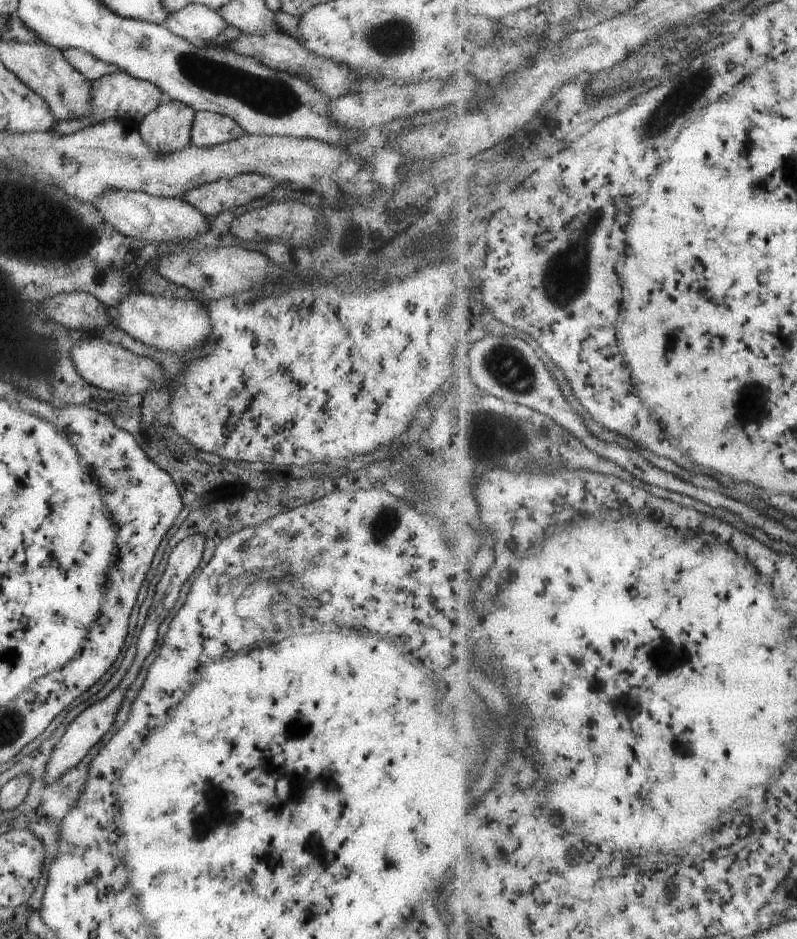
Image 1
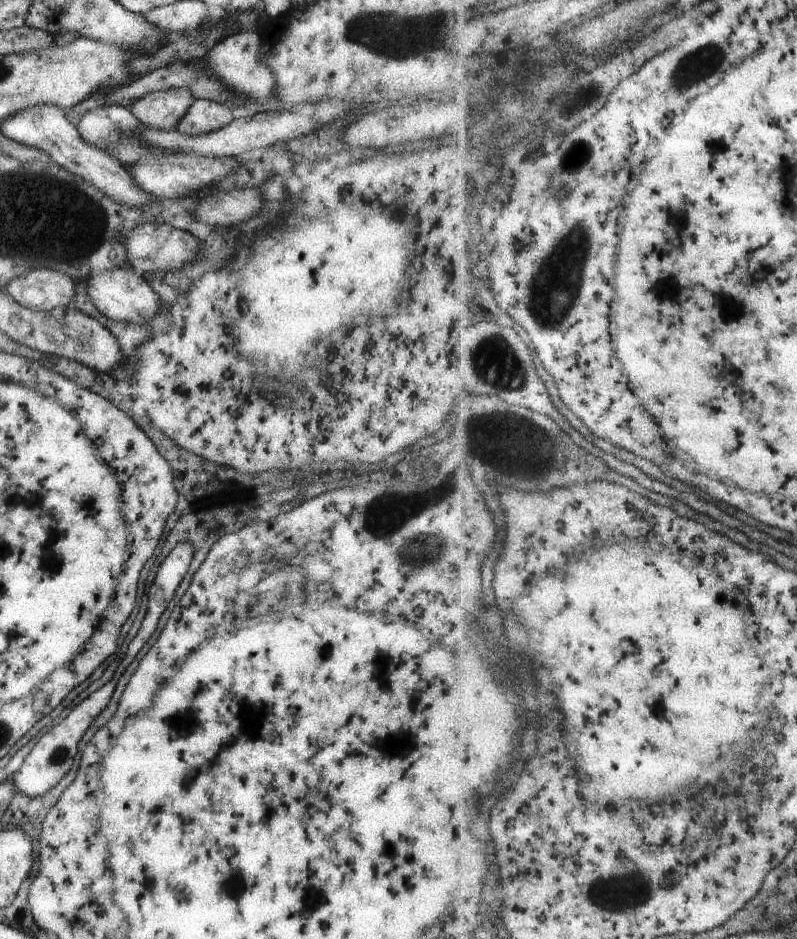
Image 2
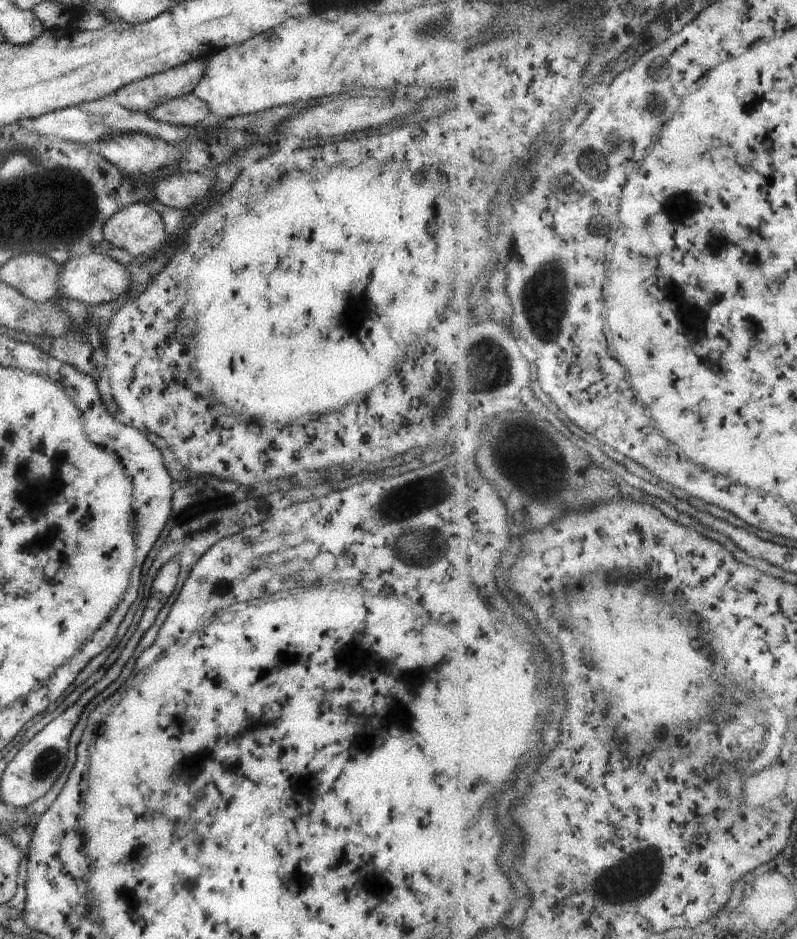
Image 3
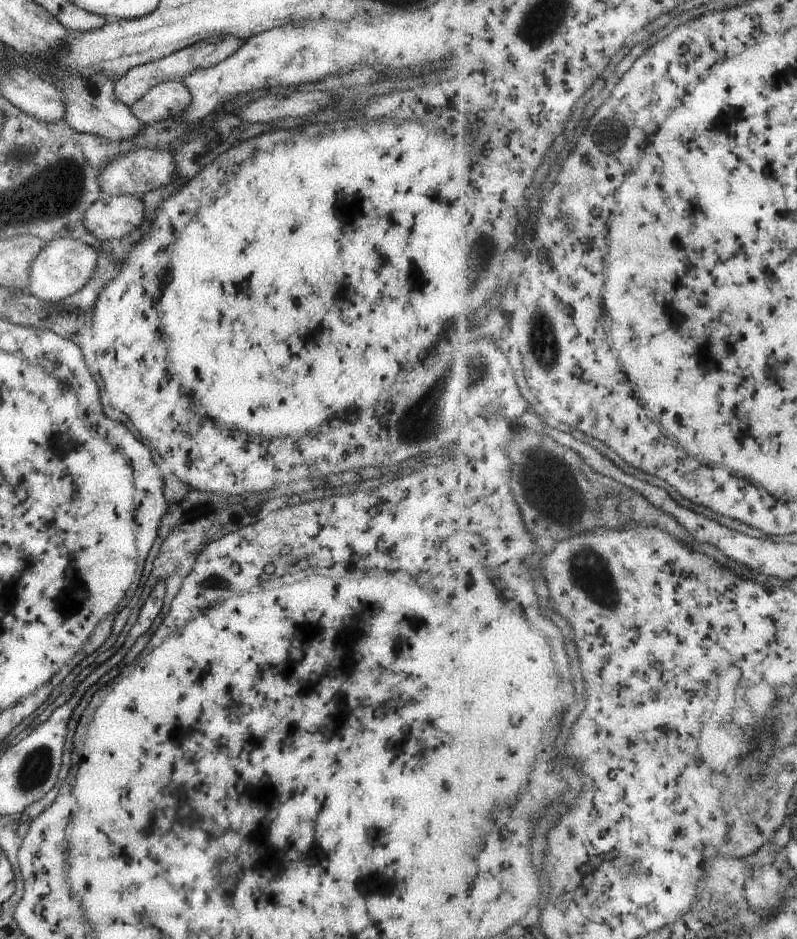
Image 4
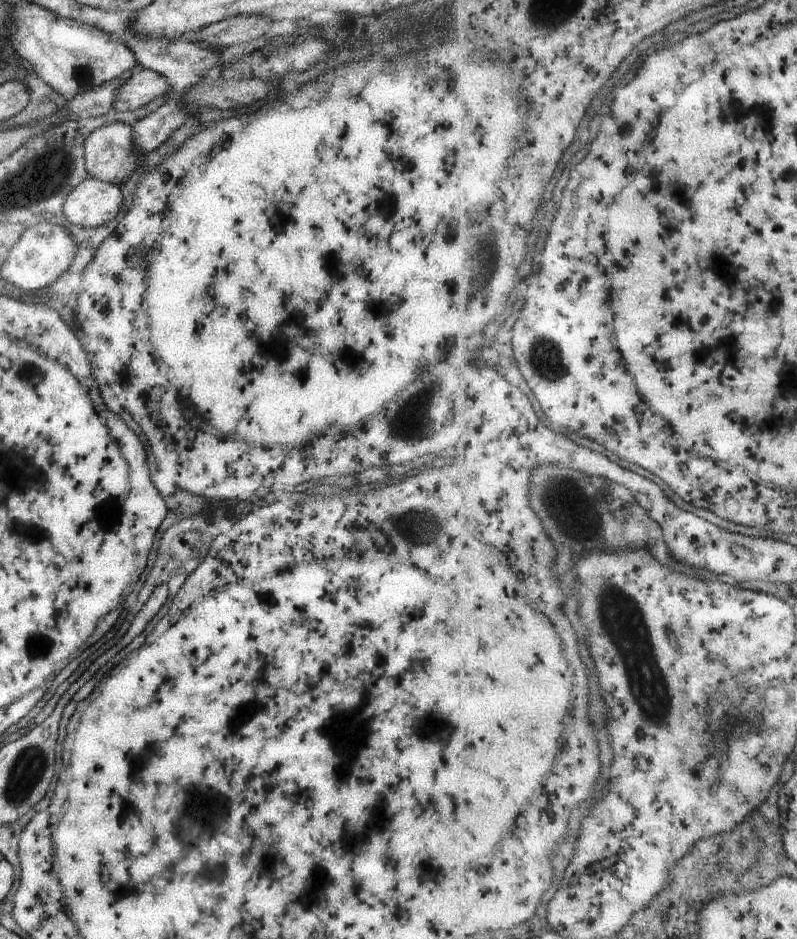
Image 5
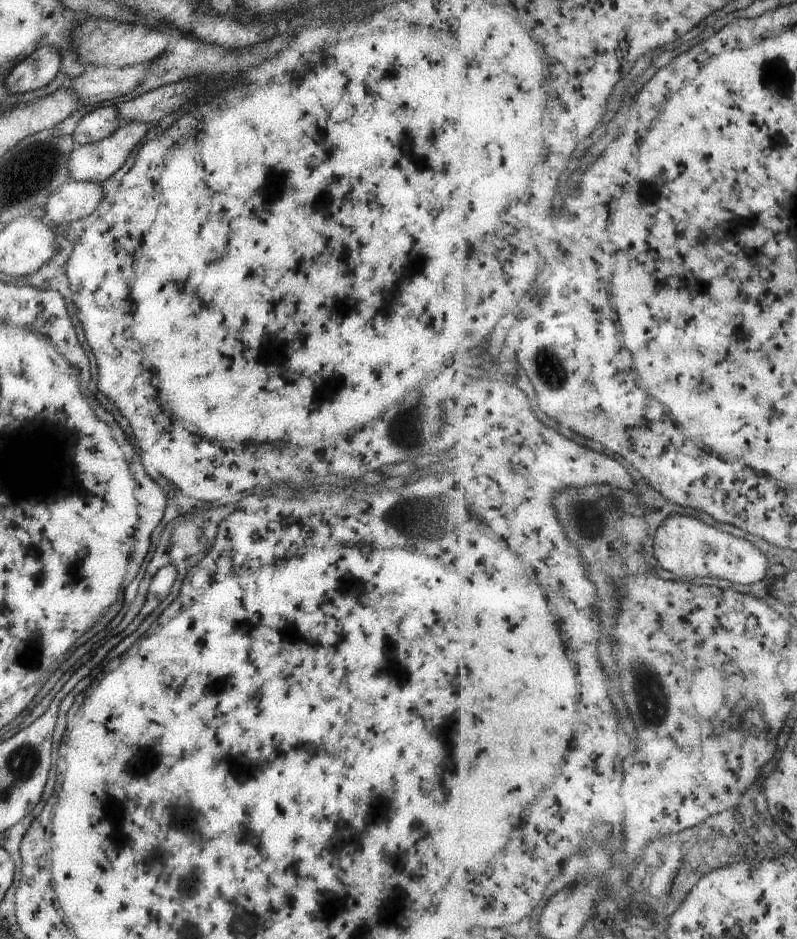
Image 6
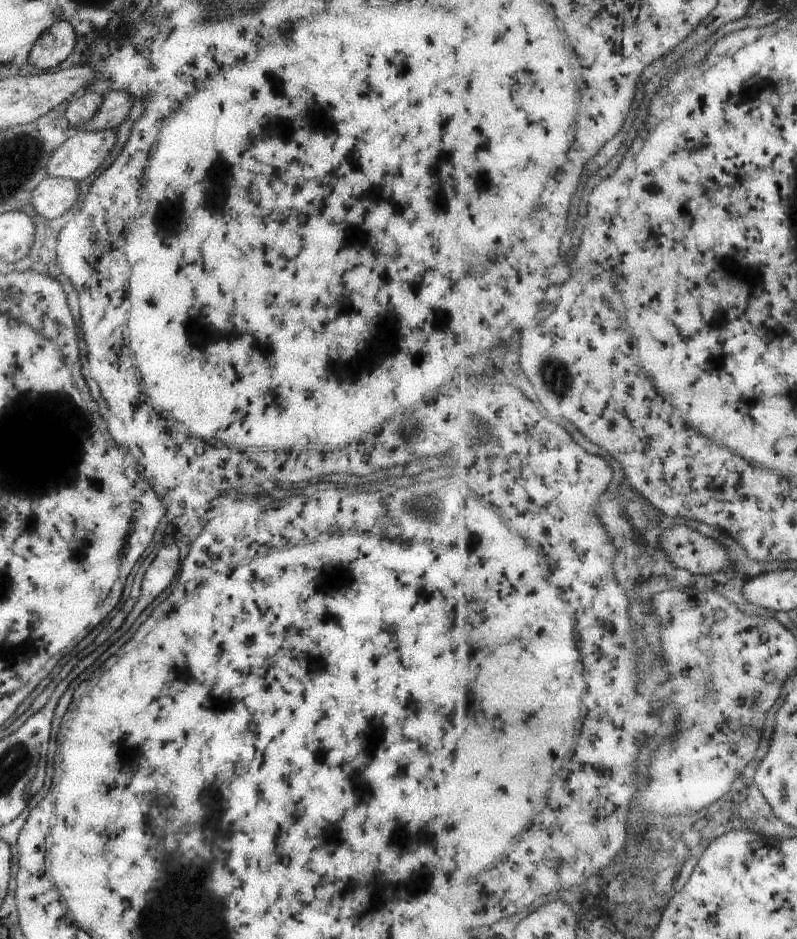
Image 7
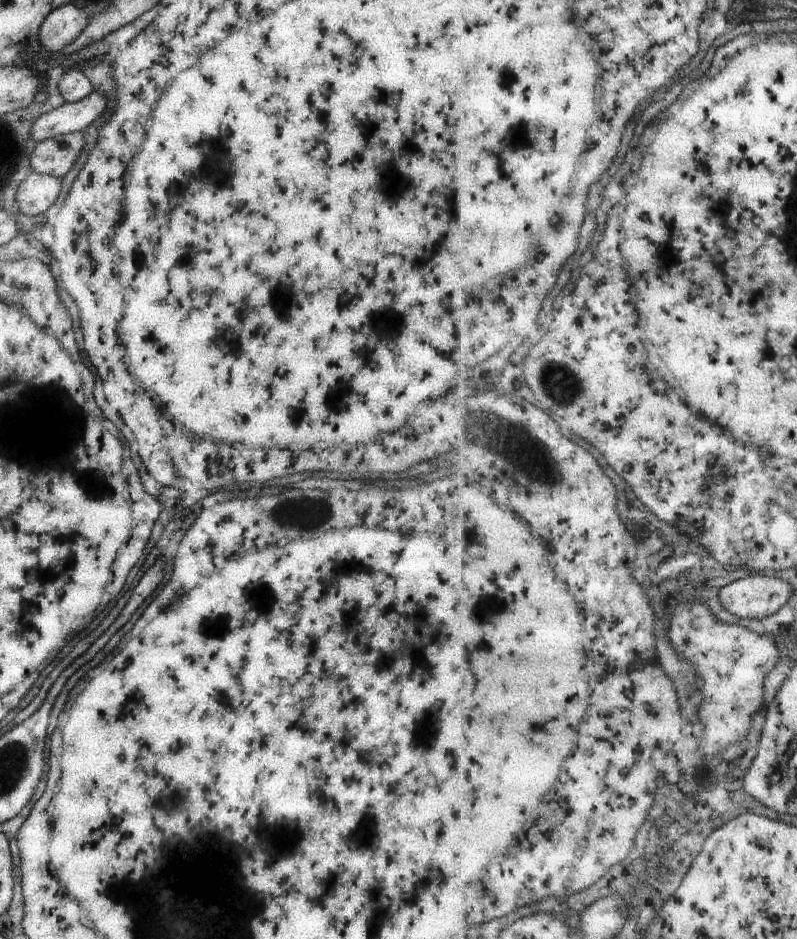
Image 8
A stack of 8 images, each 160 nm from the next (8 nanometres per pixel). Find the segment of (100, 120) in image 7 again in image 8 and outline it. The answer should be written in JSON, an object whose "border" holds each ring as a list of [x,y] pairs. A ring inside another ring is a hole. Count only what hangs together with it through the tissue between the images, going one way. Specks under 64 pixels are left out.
{"border":[[[95,90],[77,102],[64,102],[33,121],[30,126],[30,137],[42,141],[58,134],[84,131],[107,110],[107,104],[103,93]]]}

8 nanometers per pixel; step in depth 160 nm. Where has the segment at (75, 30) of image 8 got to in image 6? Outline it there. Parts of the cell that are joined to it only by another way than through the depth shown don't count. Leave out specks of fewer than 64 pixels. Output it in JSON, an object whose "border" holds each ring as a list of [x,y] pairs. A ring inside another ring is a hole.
{"border":[[[52,47],[38,48],[8,71],[2,87],[8,95],[40,89],[57,76],[59,61],[59,55]]]}

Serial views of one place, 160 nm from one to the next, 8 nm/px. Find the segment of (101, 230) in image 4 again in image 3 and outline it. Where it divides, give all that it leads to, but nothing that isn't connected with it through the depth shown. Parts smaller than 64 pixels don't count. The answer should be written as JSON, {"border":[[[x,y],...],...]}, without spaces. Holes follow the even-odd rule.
{"border":[[[133,202],[111,214],[103,224],[105,244],[127,250],[135,258],[153,257],[165,242],[165,230],[155,210]]]}

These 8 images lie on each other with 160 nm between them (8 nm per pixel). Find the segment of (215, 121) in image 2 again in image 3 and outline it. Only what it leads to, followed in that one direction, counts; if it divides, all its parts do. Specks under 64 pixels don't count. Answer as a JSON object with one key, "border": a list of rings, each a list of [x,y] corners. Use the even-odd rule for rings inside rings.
{"border":[[[191,92],[165,100],[147,112],[149,118],[171,125],[194,126],[211,121],[208,106]]]}

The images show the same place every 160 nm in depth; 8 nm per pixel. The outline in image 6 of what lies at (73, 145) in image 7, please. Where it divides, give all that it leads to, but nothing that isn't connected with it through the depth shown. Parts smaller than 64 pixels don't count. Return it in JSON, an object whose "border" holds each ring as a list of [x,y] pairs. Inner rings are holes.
{"border":[[[129,121],[119,127],[111,136],[103,140],[86,145],[78,145],[69,154],[67,159],[68,180],[71,181],[97,181],[101,183],[111,174],[117,172],[126,161],[127,155],[137,144],[145,142],[146,133],[152,130],[155,123]]]}

